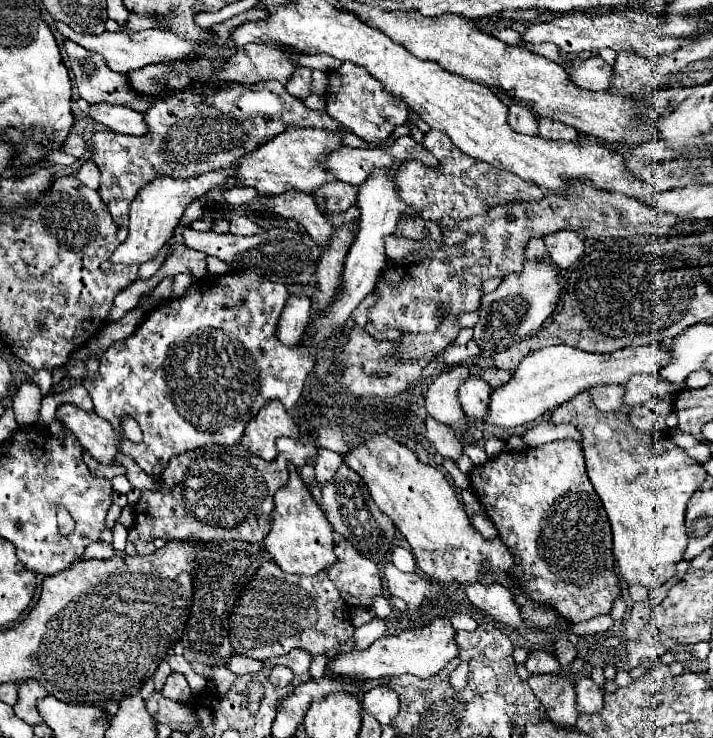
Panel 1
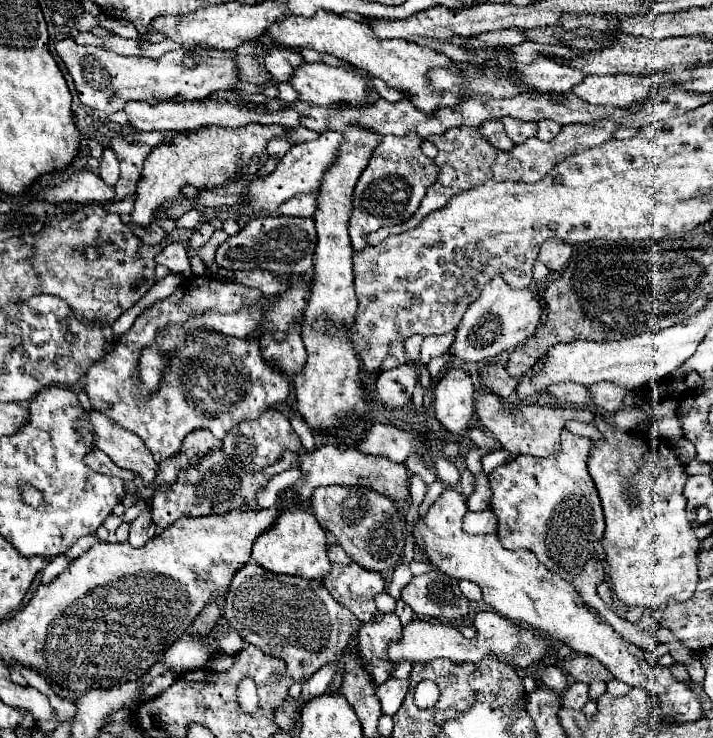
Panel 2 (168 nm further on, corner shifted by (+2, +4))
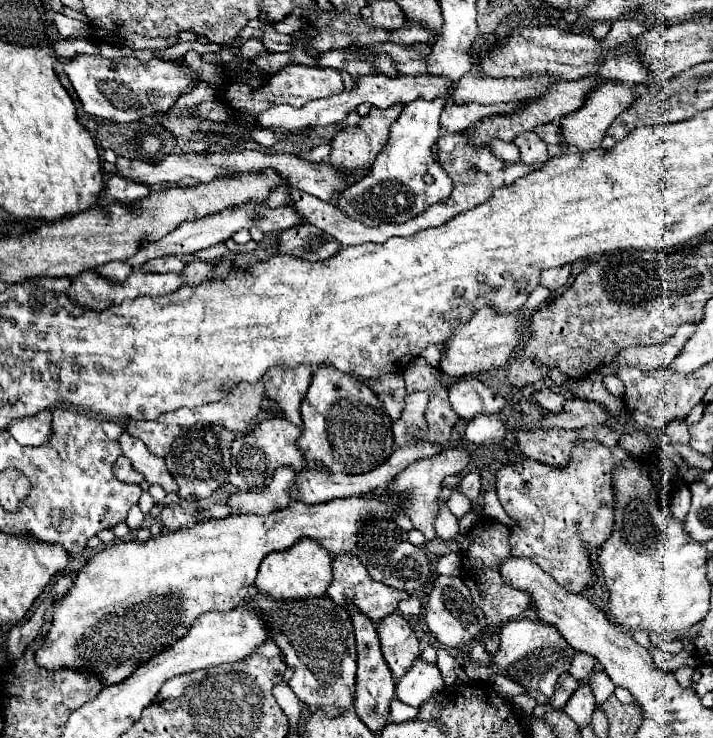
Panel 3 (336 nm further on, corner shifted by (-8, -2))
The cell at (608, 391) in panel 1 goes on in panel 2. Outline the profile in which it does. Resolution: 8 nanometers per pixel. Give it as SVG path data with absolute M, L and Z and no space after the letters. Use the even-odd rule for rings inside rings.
M555 383L549 385L547 393L555 399L567 401L571 407L587 407L591 405L589 401L589 389L585 385L577 385L577 383Z

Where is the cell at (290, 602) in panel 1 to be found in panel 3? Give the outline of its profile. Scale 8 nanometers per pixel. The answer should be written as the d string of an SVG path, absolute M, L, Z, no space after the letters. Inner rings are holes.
M257 589L251 593L253 597L245 601L245 607L265 621L271 641L281 649L285 663L295 670L288 683L295 695L311 711L321 709L329 717L349 709L353 703L357 671L355 631L349 611L331 603L327 595L297 601L275 601Z

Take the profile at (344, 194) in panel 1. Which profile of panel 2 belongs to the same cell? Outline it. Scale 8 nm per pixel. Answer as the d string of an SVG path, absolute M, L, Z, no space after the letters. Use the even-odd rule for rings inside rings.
M297 195L279 205L279 215L285 217L313 217L317 209L317 195Z

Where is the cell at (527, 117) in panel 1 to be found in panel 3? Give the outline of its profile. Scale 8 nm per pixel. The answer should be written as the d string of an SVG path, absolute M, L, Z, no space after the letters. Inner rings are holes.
M523 133L517 135L513 139L513 143L519 147L521 151L521 161L523 163L545 163L549 157L549 149L547 143L543 143L543 139L537 139L539 135L531 133Z

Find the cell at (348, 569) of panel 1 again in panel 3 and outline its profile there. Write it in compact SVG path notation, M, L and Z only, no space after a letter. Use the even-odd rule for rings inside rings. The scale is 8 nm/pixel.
M345 553L345 555L337 555L333 559L333 583L329 585L327 589L327 595L337 603L337 605L353 605L359 609L359 613L363 613L365 617L369 617L373 623L379 623L383 617L391 615L397 607L397 603L401 599L407 599L409 595L405 591L399 591L399 589L393 589L393 587L387 587L383 583L375 583L369 575L367 575L367 569L363 567L363 563L351 555L351 553Z

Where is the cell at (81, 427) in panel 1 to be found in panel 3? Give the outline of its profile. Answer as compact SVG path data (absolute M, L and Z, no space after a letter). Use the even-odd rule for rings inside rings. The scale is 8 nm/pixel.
M123 433L119 437L119 443L121 443L121 449L123 449L123 455L131 461L133 469L139 471L145 481L149 485L161 485L167 493L171 491L177 491L177 483L173 481L173 477L169 475L167 467L165 467L165 461L161 457L155 457L141 439L135 439L127 433Z

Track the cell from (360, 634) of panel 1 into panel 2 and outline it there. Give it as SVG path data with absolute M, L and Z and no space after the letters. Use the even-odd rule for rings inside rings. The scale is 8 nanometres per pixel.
M329 665L329 669L317 671L307 683L303 683L303 689L301 689L301 695L299 695L297 703L301 703L301 707L303 707L303 705L305 705L307 701L311 701L313 697L323 695L323 693L329 689L329 685L331 685L335 673L337 673L337 665Z

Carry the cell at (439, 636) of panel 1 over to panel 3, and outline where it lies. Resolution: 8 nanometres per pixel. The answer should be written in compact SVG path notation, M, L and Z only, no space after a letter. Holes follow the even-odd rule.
M513 619L499 629L499 649L489 655L491 657L489 665L479 665L465 651L461 651L461 655L463 667L467 669L467 675L473 681L487 681L491 679L491 675L499 673L507 675L511 681L519 683L525 689L539 689L541 693L551 697L557 677L569 671L575 649L565 643L565 639L559 635L559 631L555 631L555 627L549 627L533 619Z

